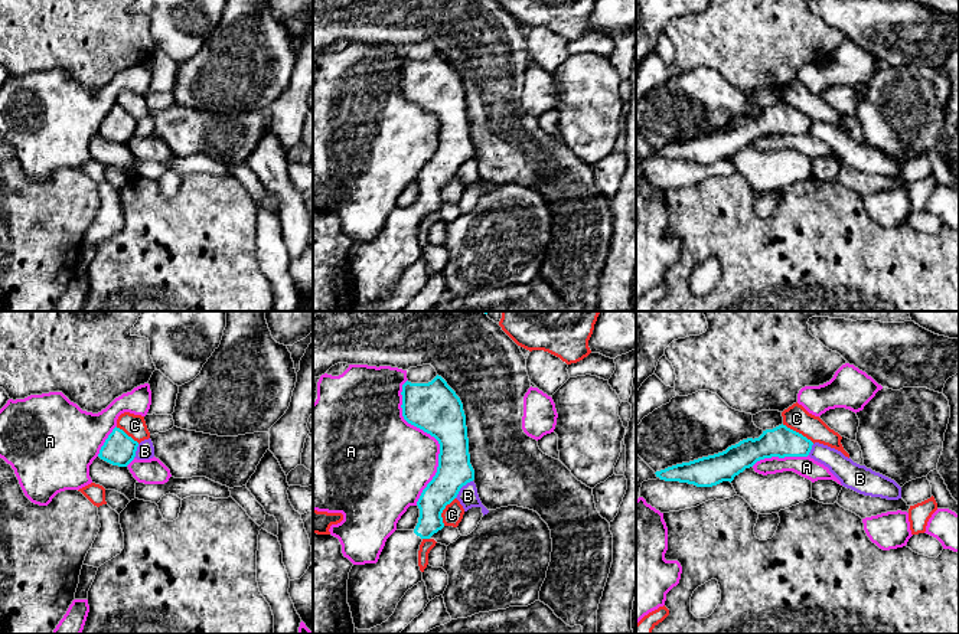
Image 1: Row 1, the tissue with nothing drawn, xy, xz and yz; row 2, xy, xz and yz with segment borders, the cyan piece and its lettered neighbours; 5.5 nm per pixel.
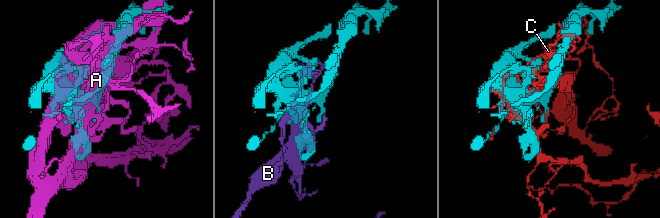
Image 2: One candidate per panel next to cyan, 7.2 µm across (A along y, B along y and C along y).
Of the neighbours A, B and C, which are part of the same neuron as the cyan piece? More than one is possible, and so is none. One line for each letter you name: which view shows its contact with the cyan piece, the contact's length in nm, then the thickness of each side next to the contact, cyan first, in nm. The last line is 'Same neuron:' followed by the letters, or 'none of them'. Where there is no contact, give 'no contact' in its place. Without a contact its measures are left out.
Same neuron: none of them

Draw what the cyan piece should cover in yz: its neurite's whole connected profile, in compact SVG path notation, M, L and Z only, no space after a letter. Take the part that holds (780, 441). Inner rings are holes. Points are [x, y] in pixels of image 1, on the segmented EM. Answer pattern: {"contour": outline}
{"contour": "M782 424L763 431L759 438L743 439L722 452L676 464L655 474L665 481L712 487L722 481L731 483L735 476L764 458L808 457L812 445L810 439Z"}

